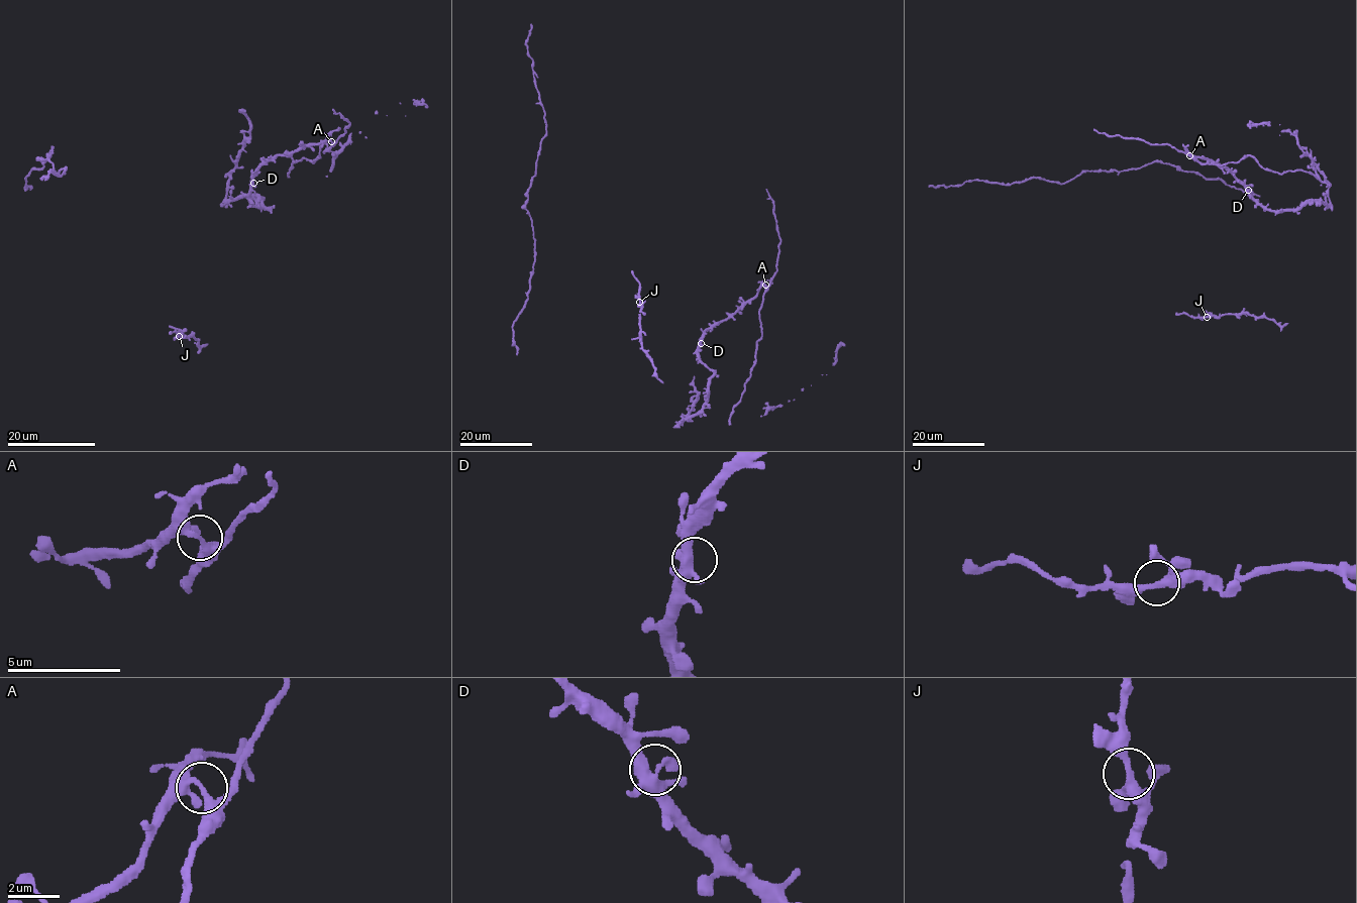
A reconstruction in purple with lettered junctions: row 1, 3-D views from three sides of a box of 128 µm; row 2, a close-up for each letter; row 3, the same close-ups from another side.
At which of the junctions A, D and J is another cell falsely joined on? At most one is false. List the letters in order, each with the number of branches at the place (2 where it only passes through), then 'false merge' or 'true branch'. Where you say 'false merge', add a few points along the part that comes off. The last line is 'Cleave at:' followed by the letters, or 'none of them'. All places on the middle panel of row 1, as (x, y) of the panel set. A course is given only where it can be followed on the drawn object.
A: 4 | false merge | (765, 285), (759, 312), (761, 338), (757, 342), (755, 359), (744, 390), (730, 417), (730, 425)
D: 4 | true branch
J: 4 | true branch
Cleave at: A

